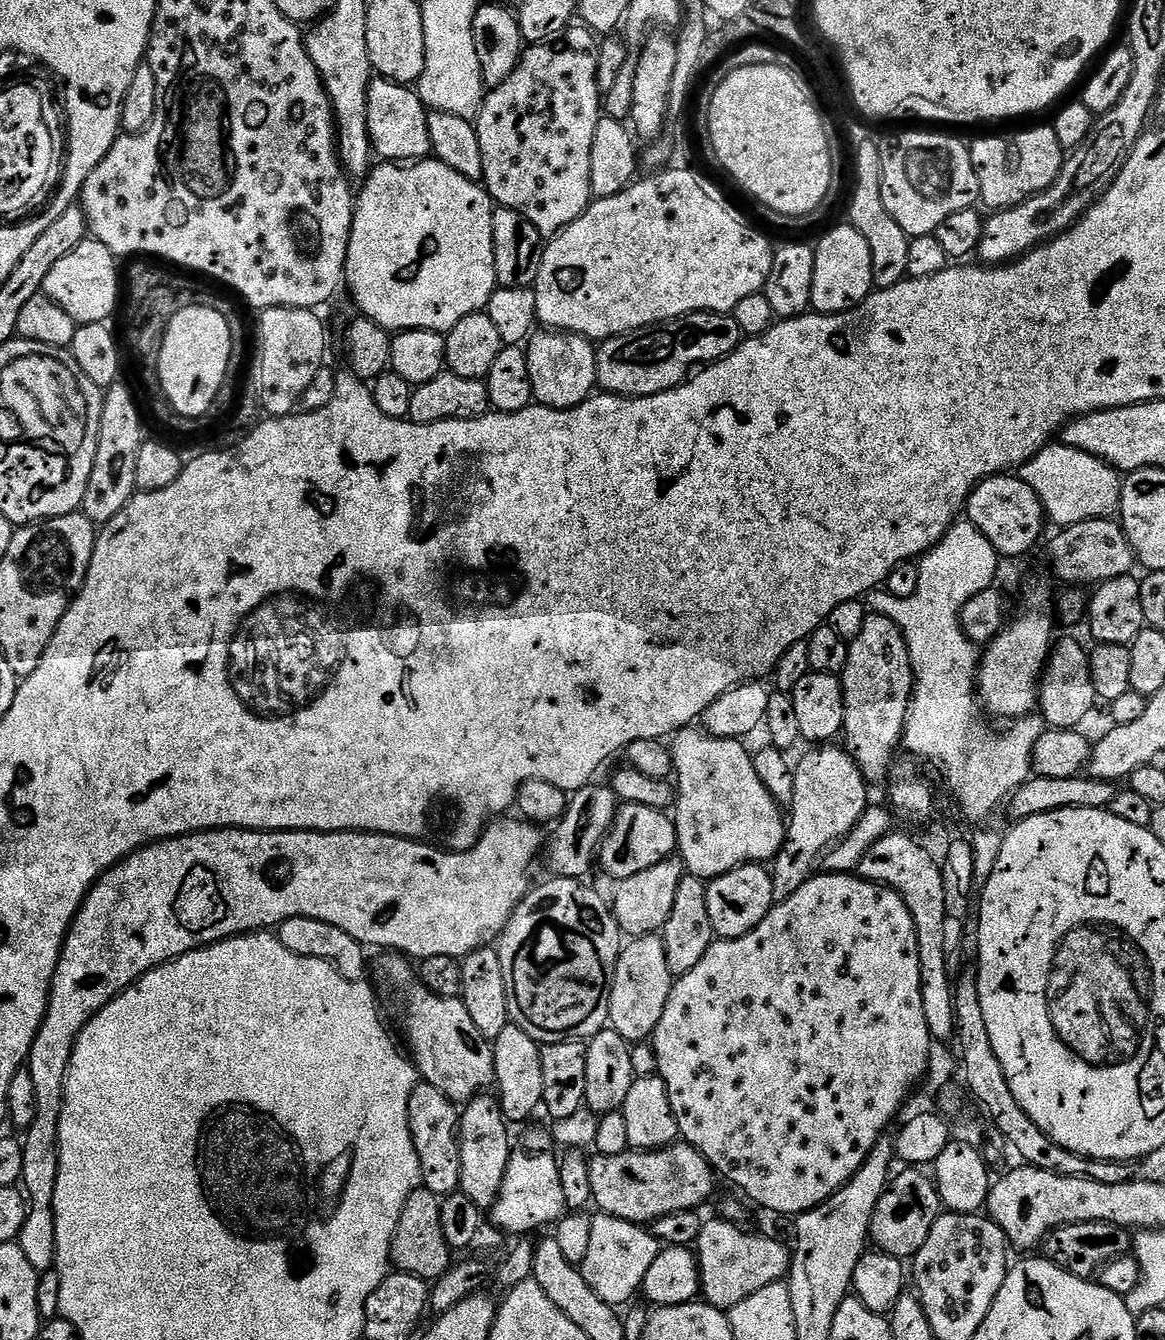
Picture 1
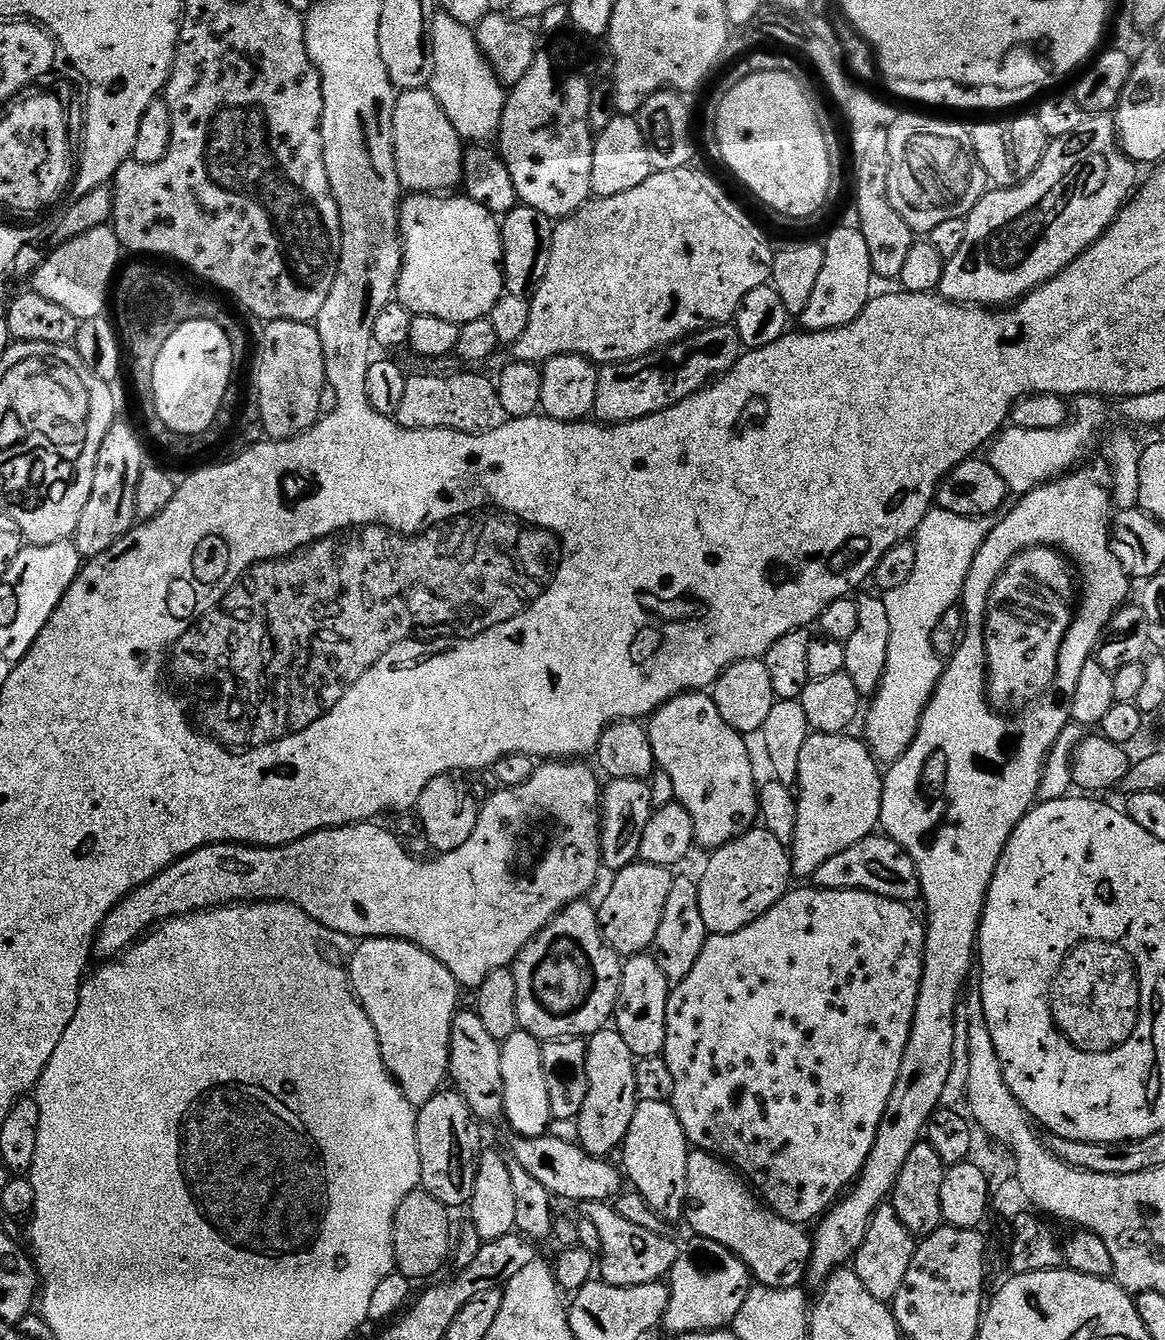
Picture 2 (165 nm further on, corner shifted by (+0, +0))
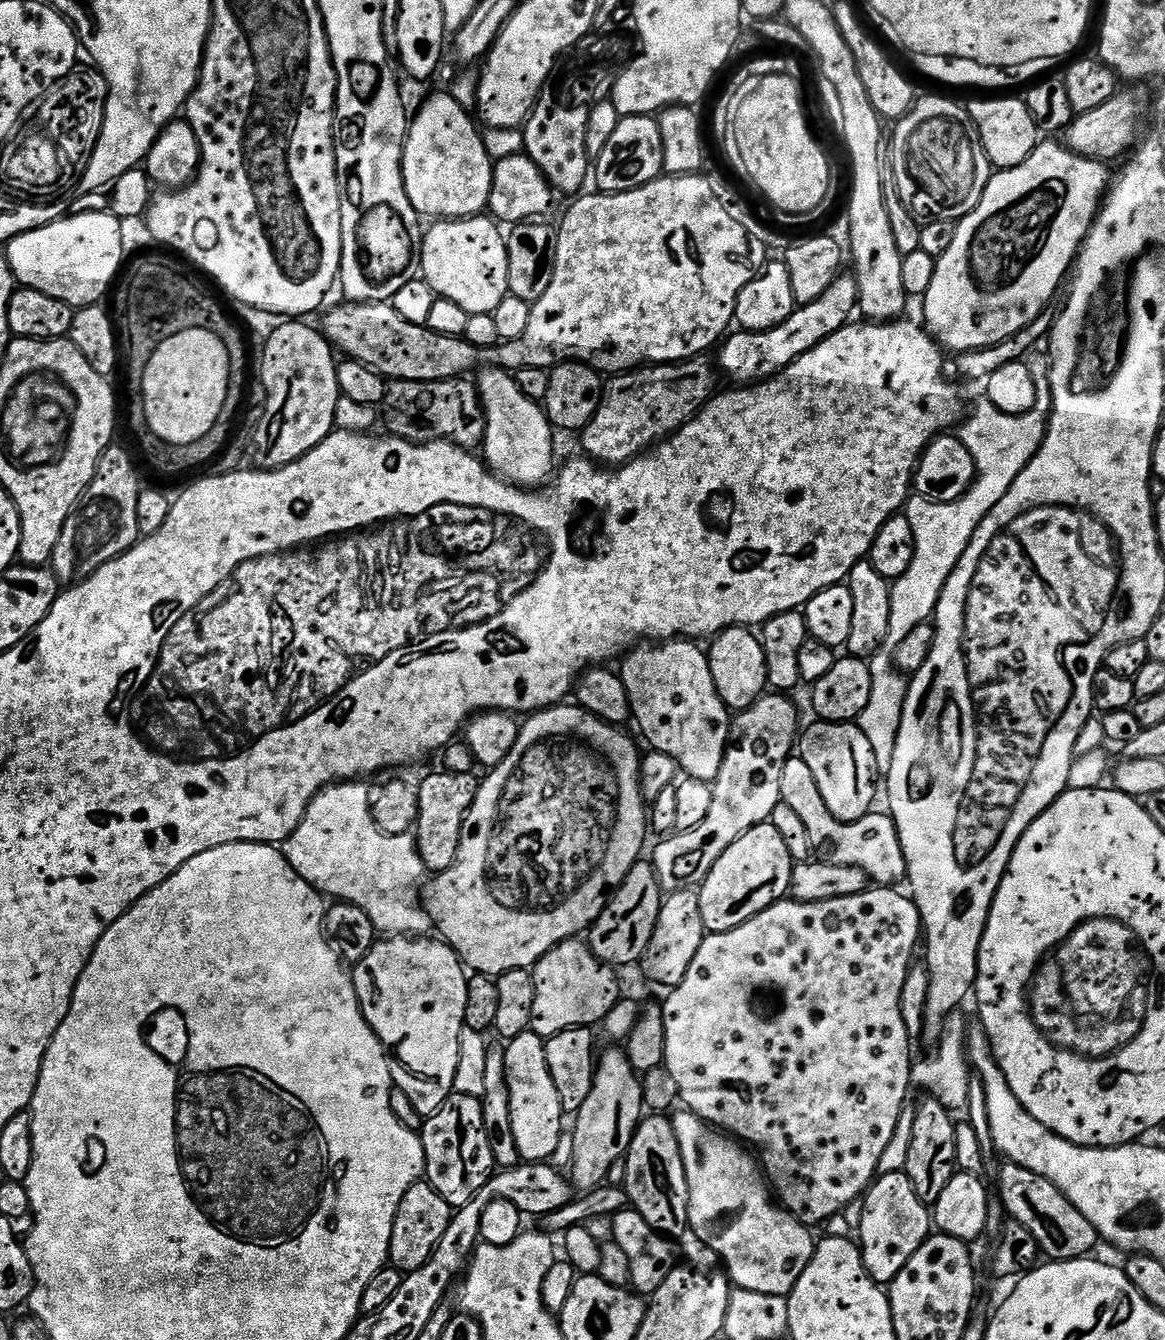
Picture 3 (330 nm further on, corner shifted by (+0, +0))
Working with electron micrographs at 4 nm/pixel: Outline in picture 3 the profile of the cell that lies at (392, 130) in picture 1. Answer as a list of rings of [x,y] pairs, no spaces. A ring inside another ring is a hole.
[[[444,93],[430,97],[411,117],[408,137],[404,140],[404,185],[414,210],[422,218],[462,220],[479,216],[488,207],[494,161],[486,150],[481,129],[476,129],[477,121],[468,115],[469,109],[463,108],[451,94]]]

